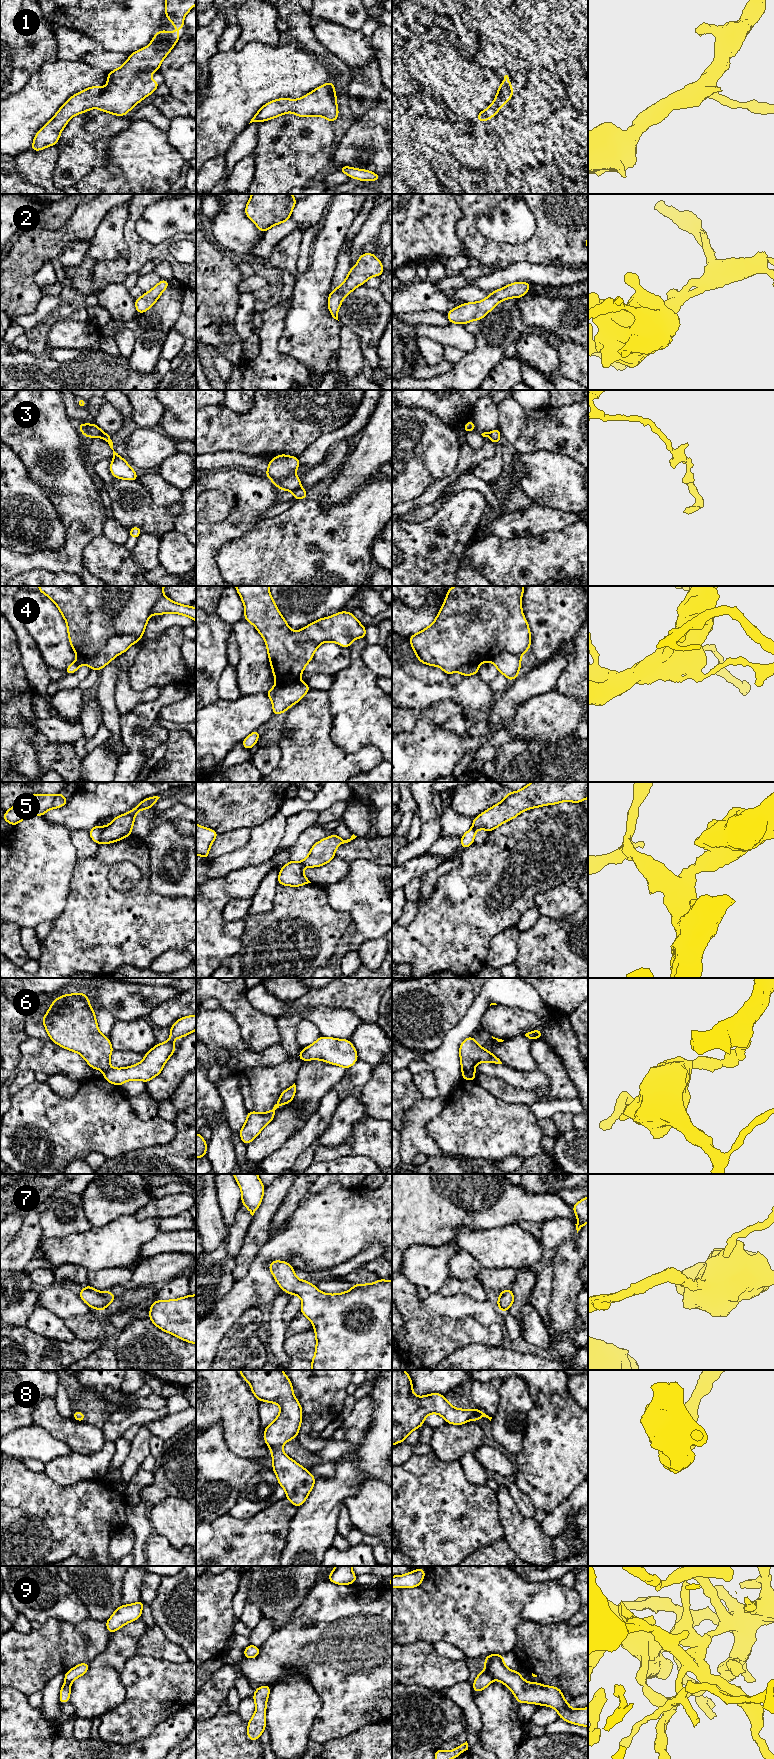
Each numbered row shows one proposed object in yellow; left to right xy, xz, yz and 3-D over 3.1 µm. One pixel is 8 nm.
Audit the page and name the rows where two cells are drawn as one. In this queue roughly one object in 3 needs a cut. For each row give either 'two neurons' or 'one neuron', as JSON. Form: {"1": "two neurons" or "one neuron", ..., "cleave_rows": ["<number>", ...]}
{"1": "one neuron", "2": "one neuron", "3": "two neurons", "4": "two neurons", "5": "two neurons", "6": "two neurons", "7": "one neuron", "8": "one neuron", "9": "one neuron", "cleave_rows": ["3", "4", "5", "6"]}

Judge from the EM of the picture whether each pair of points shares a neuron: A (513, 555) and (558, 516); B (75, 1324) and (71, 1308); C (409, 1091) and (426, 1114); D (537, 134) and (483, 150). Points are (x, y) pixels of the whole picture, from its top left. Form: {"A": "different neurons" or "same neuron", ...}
{"A": "different neurons", "B": "different neurons", "C": "different neurons", "D": "different neurons"}

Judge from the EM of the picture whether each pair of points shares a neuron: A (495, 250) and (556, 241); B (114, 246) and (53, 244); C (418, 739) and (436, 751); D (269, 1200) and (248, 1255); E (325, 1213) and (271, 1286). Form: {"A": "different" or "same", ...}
{"A": "same", "B": "different", "C": "same", "D": "same", "E": "same"}

